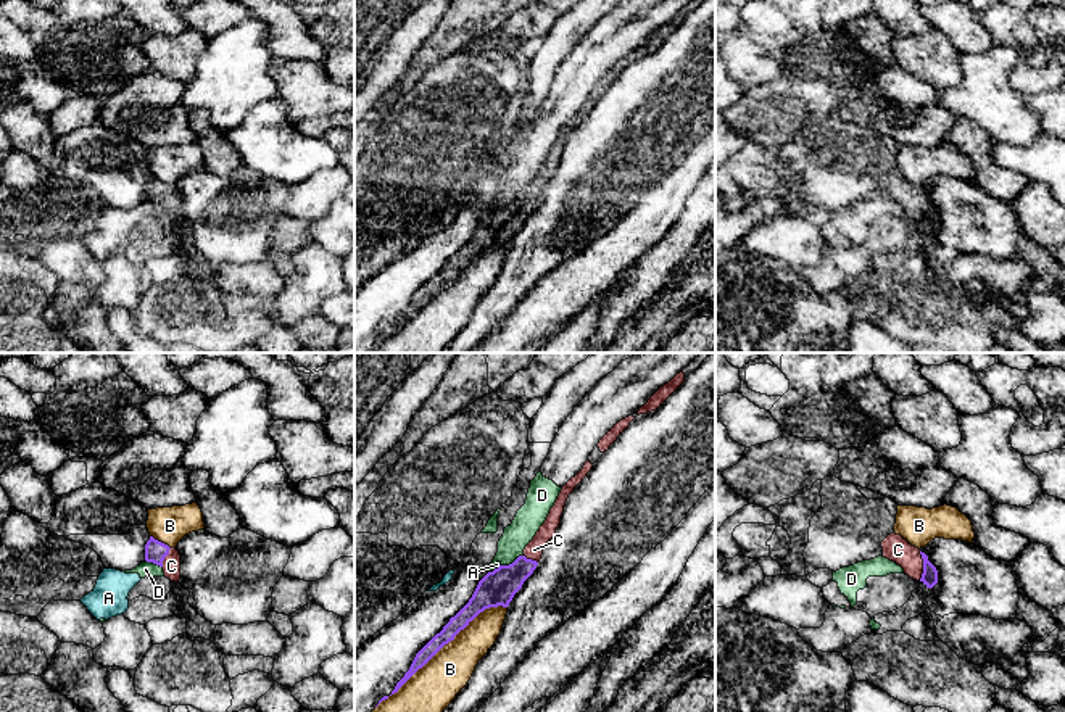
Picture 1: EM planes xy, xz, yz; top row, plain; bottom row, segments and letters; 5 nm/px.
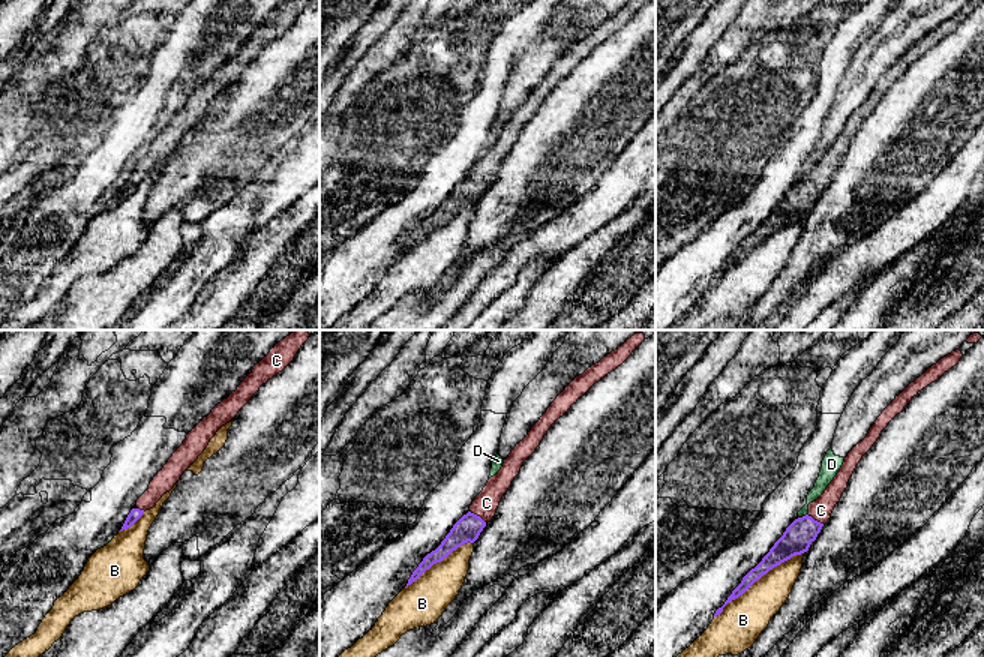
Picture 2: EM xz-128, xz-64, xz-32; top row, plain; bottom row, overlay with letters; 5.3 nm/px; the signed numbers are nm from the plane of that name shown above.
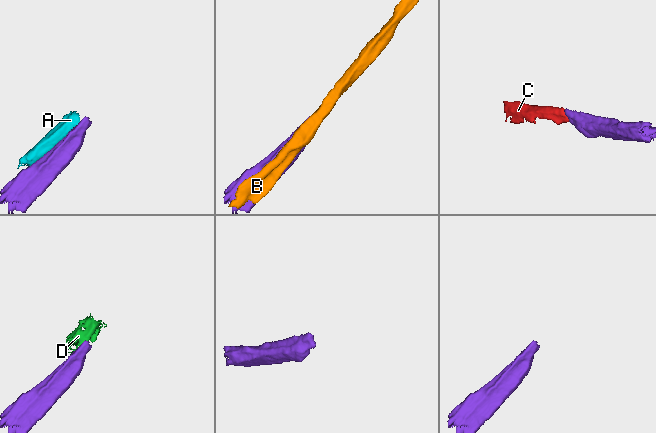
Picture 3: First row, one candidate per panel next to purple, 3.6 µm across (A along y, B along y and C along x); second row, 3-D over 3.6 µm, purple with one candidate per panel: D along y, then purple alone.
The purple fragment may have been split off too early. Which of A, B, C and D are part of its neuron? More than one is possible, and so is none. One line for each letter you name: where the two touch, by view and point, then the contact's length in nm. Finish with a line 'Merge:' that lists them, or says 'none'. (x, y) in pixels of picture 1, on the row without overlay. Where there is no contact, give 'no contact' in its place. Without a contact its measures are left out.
C: contact yz (924, 205); length 140 nm
Merge: C

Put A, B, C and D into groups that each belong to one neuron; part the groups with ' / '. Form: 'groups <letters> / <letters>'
groups A D / B / C

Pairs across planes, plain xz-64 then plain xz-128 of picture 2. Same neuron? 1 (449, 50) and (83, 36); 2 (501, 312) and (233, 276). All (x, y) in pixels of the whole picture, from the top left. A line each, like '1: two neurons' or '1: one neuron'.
1: two neurons
2: two neurons

